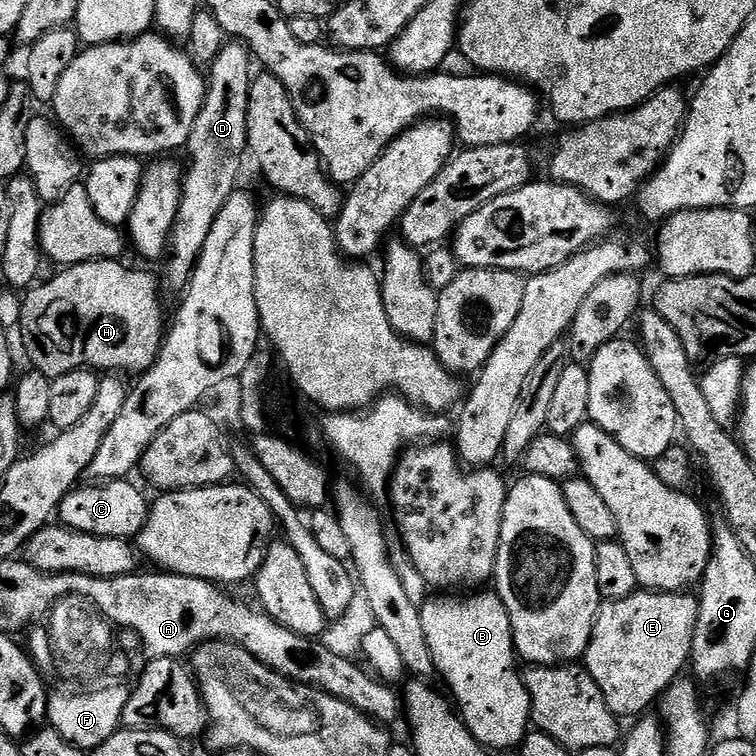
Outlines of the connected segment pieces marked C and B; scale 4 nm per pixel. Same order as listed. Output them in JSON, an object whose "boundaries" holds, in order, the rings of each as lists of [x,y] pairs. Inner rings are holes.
{"boundaries":[[[[125,478],[107,482],[88,482],[73,488],[59,506],[59,523],[63,527],[73,528],[74,531],[82,534],[131,541],[139,536],[146,526],[150,511],[150,500],[147,500],[131,484],[132,482],[131,479]]],[[[480,590],[475,594],[436,594],[425,599],[424,603],[419,605],[422,630],[426,630],[426,642],[430,642],[430,654],[434,654],[434,666],[439,679],[442,678],[448,683],[453,696],[451,699],[458,705],[459,715],[472,737],[489,750],[516,750],[524,743],[524,737],[530,731],[532,703],[524,685],[523,675],[519,671],[515,672],[518,657],[516,648],[512,645],[510,614],[499,596],[491,591],[484,591],[488,590]]]]}

